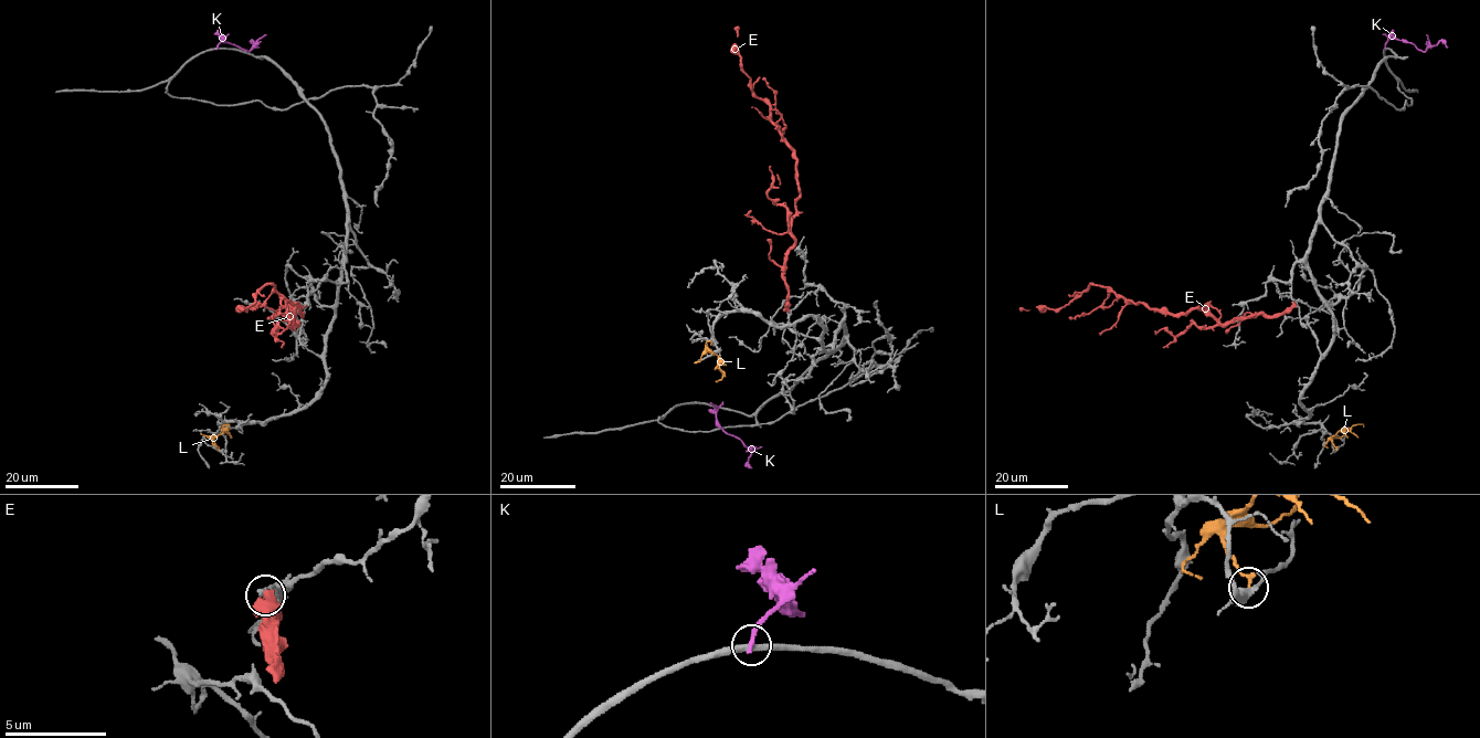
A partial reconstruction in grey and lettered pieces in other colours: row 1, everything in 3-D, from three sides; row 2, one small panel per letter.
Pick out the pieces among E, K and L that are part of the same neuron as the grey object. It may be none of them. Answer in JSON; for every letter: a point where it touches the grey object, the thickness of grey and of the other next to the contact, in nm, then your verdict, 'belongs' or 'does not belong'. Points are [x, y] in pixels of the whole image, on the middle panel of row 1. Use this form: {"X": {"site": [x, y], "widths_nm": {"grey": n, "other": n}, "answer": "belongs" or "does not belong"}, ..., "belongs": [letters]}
{"E": {"site": [785, 308], "widths_nm": {"grey": 140, "other": 600}, "answer": "does not belong"}, "K": {"site": [711, 403], "widths_nm": {"grey": 340, "other": 220}, "answer": "does not belong"}, "L": {"site": [711, 354], "widths_nm": {"grey": 340, "other": 180}, "answer": "does not belong"}, "belongs": []}

